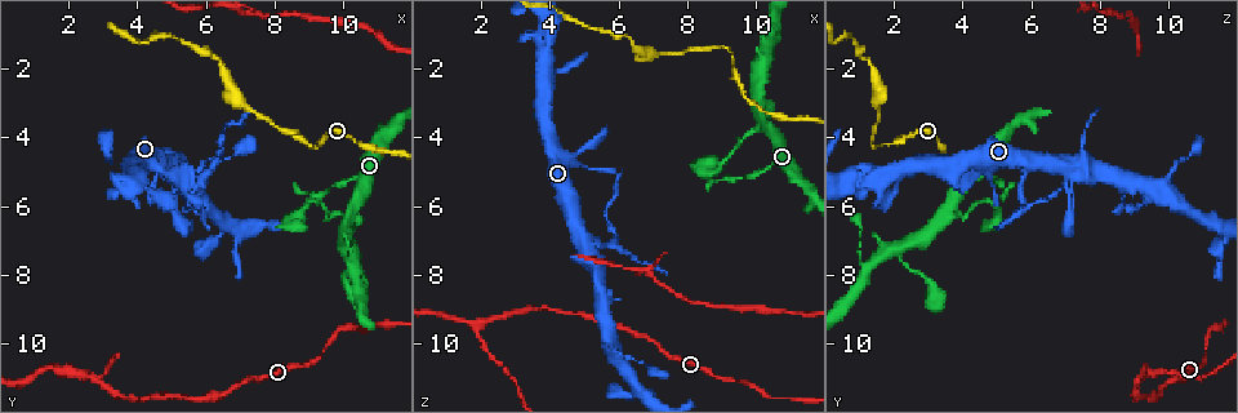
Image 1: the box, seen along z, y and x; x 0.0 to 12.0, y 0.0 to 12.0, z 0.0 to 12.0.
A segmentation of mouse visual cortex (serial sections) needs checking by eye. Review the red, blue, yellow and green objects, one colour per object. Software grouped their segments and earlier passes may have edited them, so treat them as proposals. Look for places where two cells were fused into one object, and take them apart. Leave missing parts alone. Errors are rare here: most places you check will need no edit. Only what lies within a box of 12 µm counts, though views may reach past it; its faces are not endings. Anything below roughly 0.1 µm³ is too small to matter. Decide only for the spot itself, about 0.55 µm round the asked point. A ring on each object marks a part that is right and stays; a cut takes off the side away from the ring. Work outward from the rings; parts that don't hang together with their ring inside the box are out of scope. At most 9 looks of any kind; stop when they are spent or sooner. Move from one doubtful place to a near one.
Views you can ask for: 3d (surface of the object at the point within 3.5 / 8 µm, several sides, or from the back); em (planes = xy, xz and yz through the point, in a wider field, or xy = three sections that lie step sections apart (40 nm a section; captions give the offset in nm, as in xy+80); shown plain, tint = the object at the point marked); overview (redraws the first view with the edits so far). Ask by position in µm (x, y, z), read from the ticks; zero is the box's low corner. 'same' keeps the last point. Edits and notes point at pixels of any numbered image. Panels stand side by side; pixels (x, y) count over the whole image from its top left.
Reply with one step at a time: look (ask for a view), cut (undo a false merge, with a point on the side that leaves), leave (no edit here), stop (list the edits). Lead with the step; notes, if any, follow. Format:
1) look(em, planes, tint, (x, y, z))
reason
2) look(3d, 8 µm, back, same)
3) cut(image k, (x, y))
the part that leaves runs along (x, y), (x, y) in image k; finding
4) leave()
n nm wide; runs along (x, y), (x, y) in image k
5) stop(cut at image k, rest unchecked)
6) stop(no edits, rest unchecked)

look(3d, 3.5 µm, (9.3, 4.2, 1.6))
abrupt turn

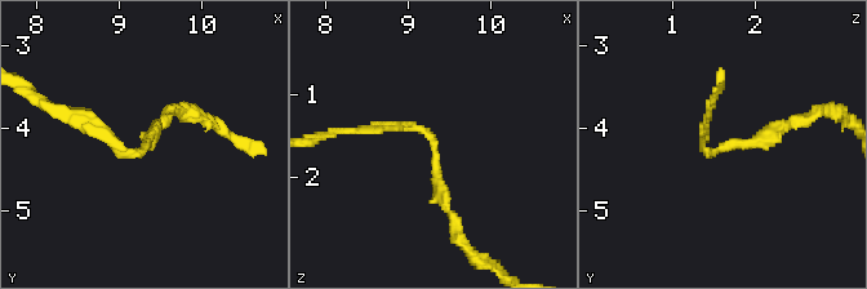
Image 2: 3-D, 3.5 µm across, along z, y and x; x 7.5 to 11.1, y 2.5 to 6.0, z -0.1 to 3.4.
look(em, xy, step 5, tint, (9.30, 4.25, 1.55))
need the tissue

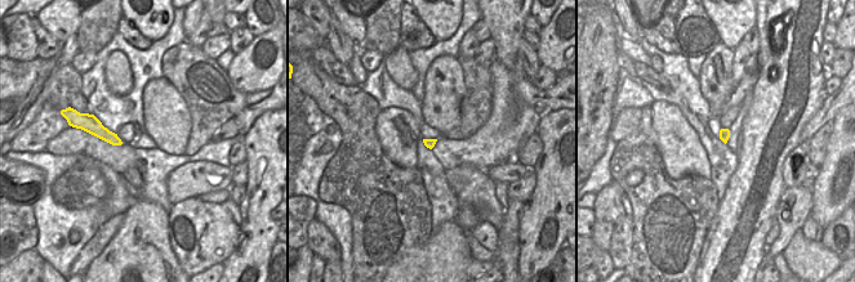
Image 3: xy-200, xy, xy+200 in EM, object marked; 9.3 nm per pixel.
leave()
runs along (452, 216), (428, 136), (416, 125), (360, 129) in image 2; one cell here

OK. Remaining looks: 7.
look(em, xy, step 1, tint, (10.2, 7.3, 2.1))
thin arm on a thick one

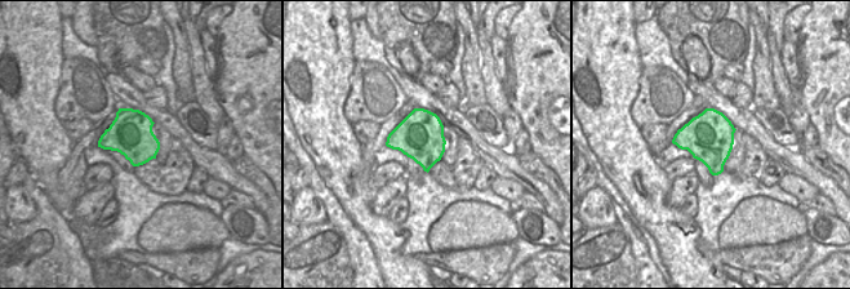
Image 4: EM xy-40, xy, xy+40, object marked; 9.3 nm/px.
look(3d, 3.5 µm, same)
see where the arms go

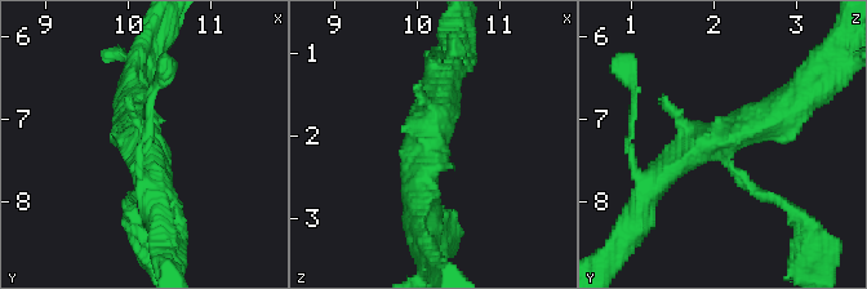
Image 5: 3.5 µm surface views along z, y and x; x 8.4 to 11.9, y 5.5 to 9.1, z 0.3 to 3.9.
leave()
runs along (795, 106), (692, 146), (653, 186) in image 5; continuous, no second cell

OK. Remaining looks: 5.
look(3d, 3.5 µm, (5.4, 6.2, 7.2))

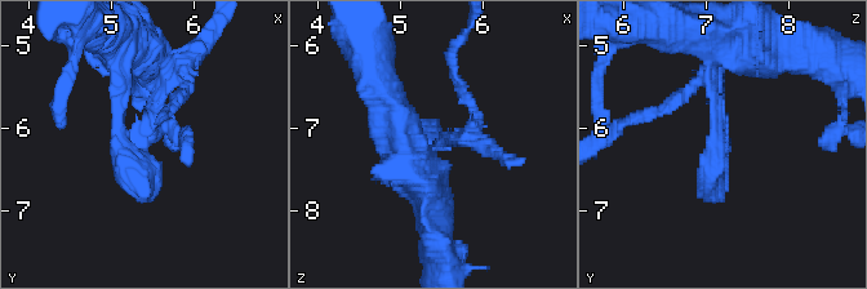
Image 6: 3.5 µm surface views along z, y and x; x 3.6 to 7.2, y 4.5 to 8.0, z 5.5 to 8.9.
look(em, xy, step 3, tint, (5.40, 6.10, 7.30))

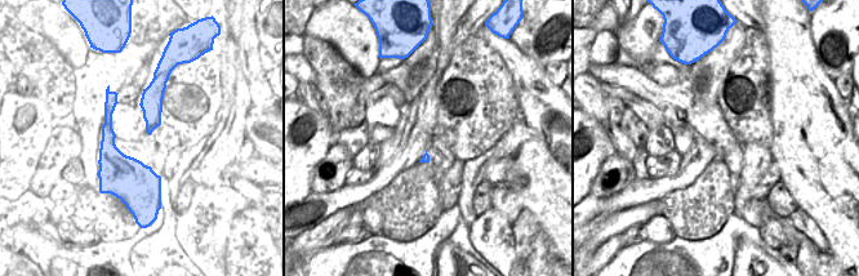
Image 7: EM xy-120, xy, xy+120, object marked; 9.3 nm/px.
cut(image 6, (681, 99))
the part that leaves runs along (438, 149), (476, 139), (501, 155) in image 6; two cells meet here

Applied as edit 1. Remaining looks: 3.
look(overview)

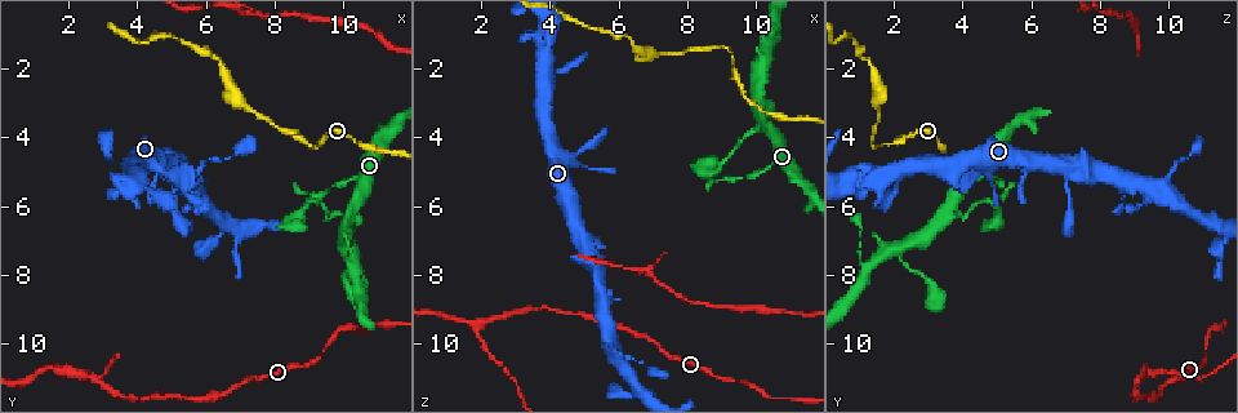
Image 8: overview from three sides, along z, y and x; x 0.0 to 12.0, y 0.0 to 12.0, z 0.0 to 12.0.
look(3d, 3.5 µm, back, (1.9, 10.9, 9.5))
abrupt turn

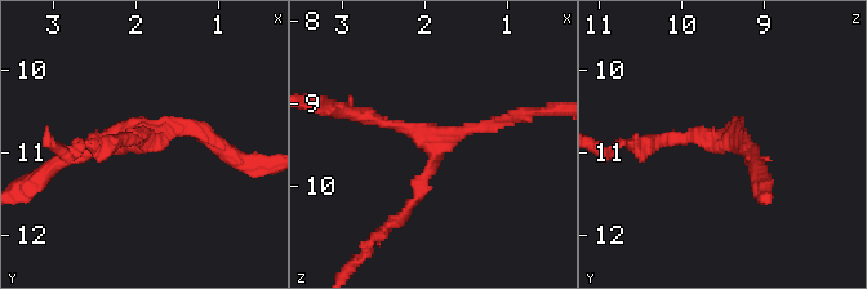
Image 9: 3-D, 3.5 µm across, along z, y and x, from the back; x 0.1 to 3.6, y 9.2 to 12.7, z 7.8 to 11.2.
look(em, xy, step 1, tint, (1.90, 10.80, 9.50))
now the EM

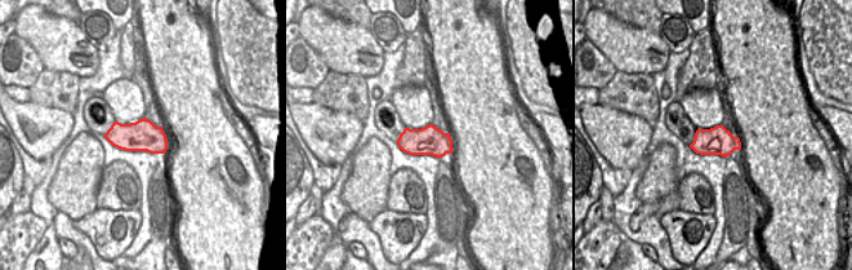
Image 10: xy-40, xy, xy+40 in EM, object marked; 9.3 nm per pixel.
leave()
continuous, no second cell

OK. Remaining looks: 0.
stop(cut at image 6, rest unchecked)

